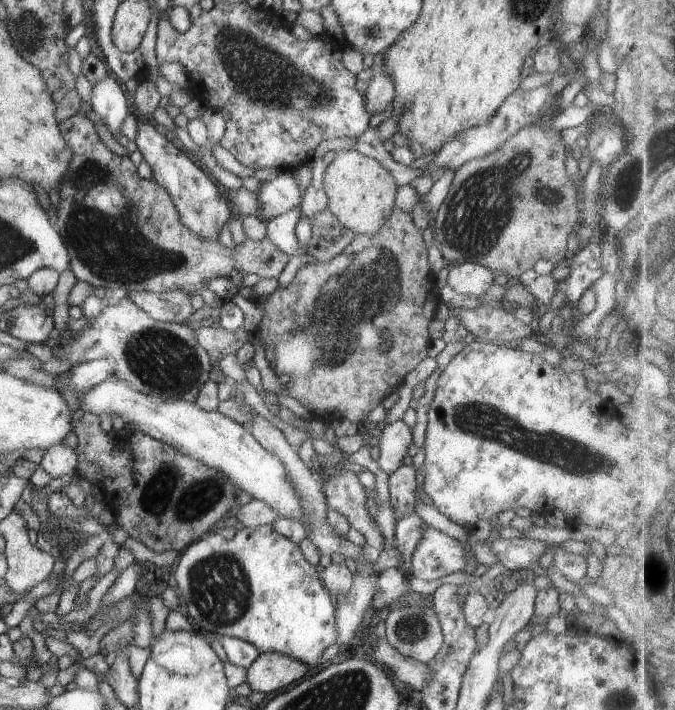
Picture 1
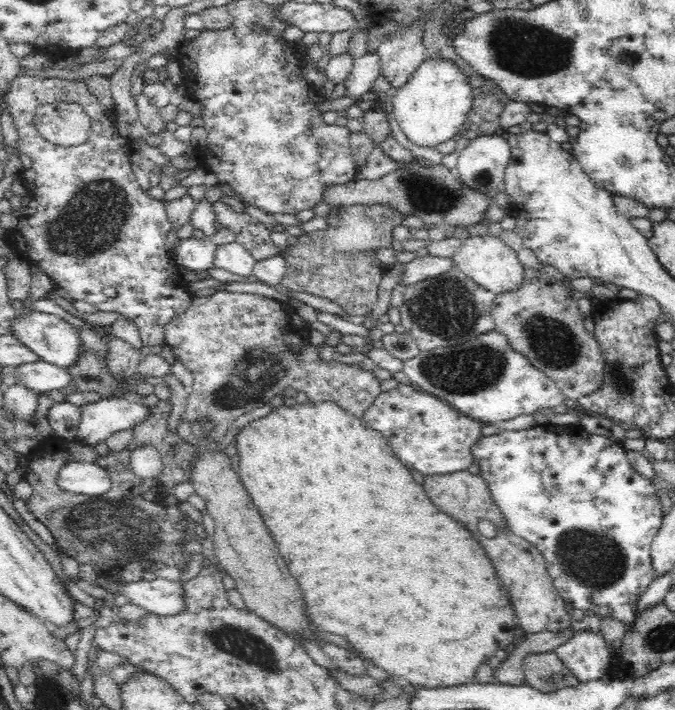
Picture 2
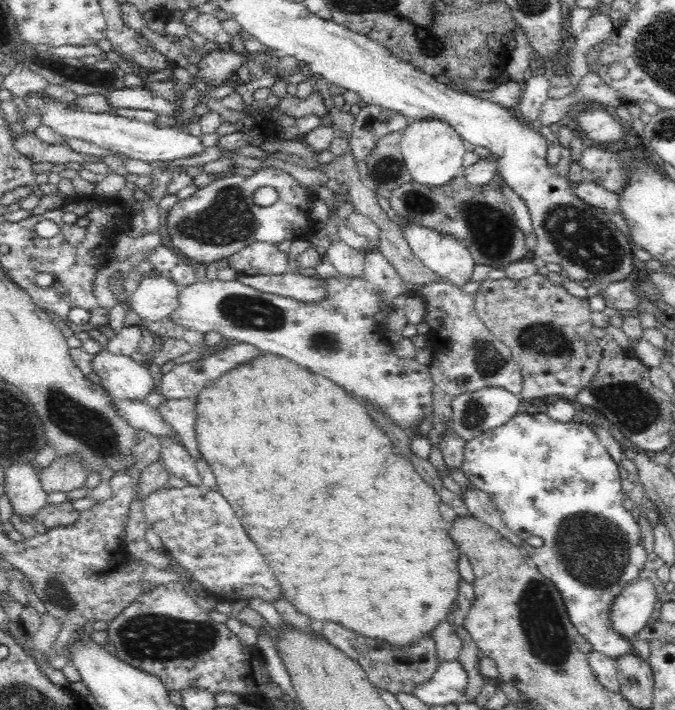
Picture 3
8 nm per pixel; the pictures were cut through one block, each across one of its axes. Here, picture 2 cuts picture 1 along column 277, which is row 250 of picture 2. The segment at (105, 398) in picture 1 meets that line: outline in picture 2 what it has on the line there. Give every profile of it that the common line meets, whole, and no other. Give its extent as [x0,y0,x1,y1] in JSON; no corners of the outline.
[451,234,526,295]

